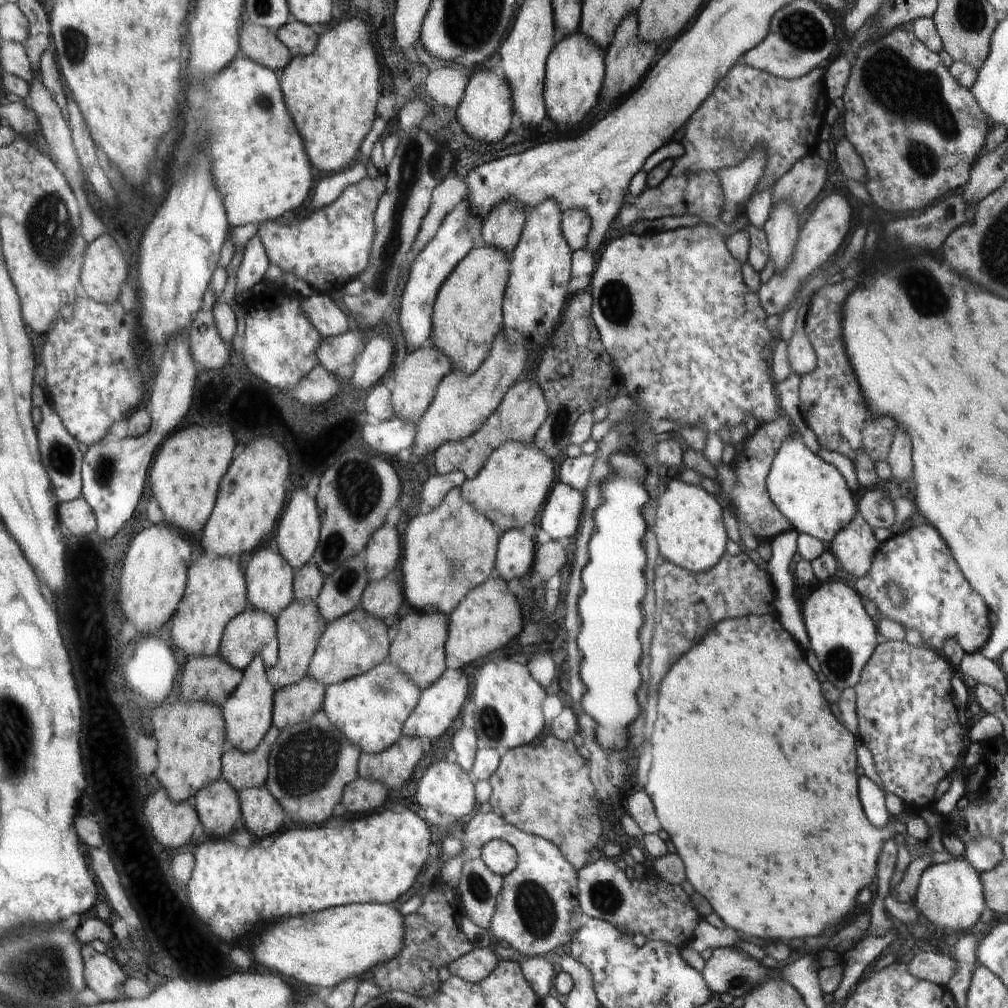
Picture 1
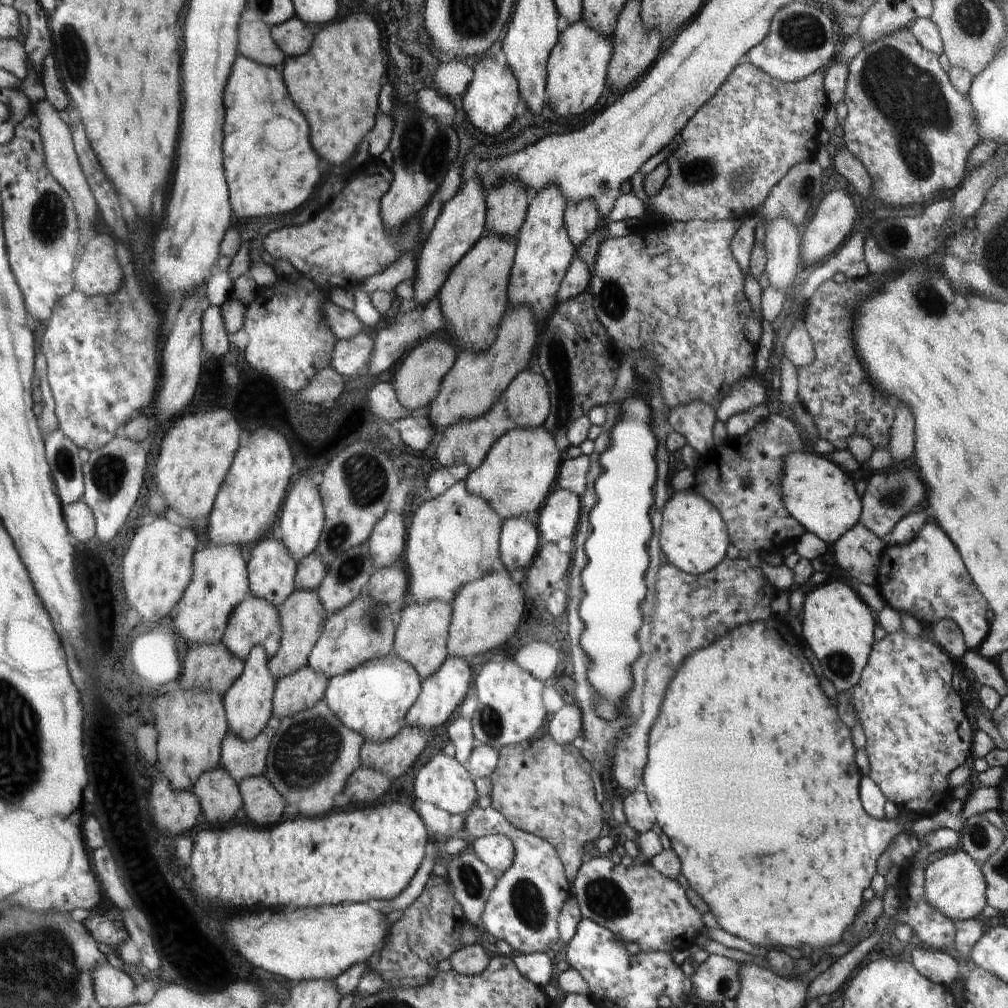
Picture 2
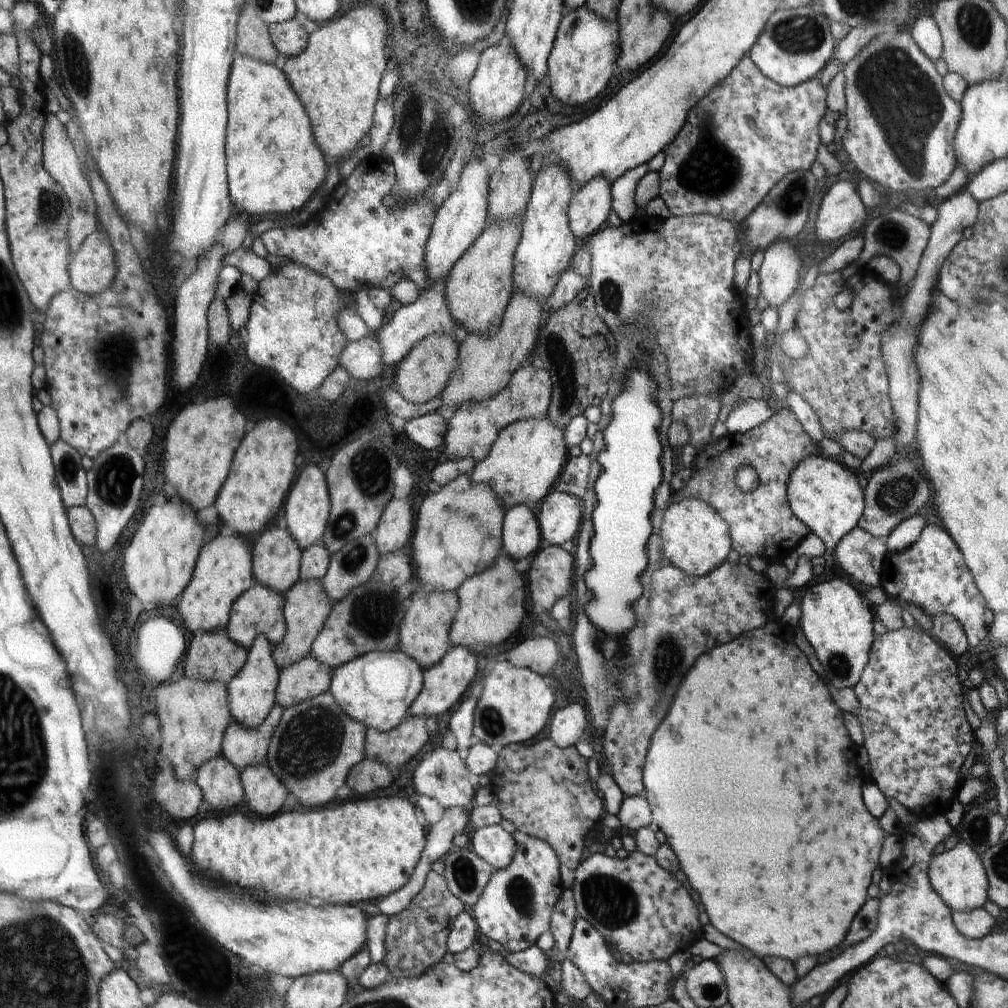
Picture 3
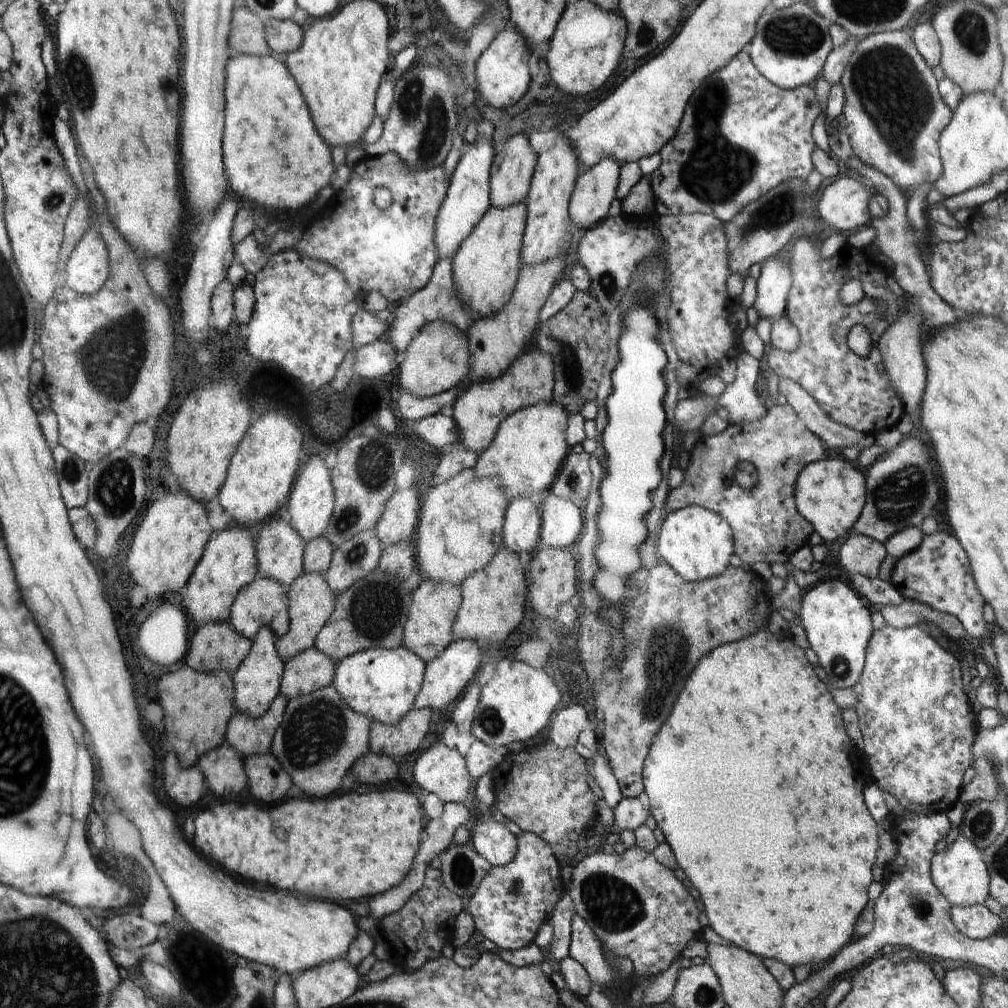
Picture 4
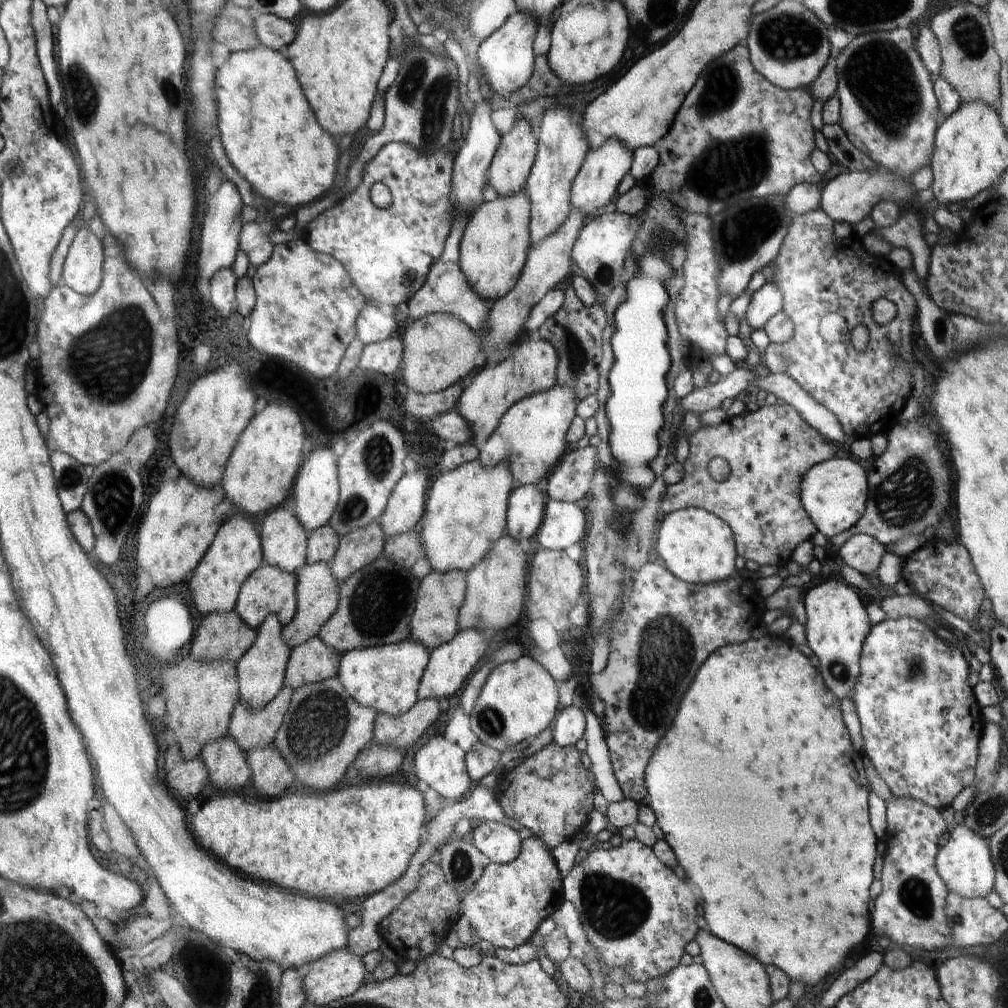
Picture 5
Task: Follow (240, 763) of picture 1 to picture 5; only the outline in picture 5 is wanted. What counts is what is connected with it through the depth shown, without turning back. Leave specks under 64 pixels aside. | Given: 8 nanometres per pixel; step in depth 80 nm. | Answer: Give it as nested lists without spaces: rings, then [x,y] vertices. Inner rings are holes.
[[[283,688],[270,704],[259,711],[251,711],[245,705],[238,704],[228,734],[232,735],[246,752],[256,747],[272,745],[277,730],[283,723],[292,693],[289,688]]]

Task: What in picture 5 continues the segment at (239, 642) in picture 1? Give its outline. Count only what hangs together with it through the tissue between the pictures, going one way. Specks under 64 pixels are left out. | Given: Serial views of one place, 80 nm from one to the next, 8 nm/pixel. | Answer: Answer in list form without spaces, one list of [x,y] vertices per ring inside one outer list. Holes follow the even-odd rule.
[[[266,563],[255,572],[241,587],[240,596],[234,609],[241,621],[253,631],[258,630],[270,616],[276,615],[282,628],[285,628],[297,612],[297,576],[280,566]]]

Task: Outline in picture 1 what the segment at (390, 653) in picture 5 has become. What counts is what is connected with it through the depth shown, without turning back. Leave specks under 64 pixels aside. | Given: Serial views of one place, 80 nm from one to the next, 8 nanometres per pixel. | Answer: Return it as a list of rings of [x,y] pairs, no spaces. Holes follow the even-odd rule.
[[[380,663],[366,674],[325,688],[324,712],[362,753],[381,753],[402,735],[405,720],[418,704],[419,688],[392,663]]]

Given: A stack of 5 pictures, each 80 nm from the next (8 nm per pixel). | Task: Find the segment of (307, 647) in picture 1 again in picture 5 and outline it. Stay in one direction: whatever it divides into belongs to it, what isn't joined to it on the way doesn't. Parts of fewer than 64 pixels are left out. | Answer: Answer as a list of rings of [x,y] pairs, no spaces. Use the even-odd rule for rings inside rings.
[[[306,563],[301,569],[296,570],[295,575],[297,576],[297,612],[293,620],[282,630],[282,638],[290,650],[316,637],[321,626],[337,612],[339,604],[340,583],[337,576],[333,574],[330,563]]]

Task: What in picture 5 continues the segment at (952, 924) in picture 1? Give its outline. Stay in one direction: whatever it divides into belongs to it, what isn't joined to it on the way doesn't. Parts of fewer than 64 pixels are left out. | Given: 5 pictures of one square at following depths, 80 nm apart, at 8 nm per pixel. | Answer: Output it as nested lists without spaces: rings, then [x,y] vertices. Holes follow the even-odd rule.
[[[965,823],[950,828],[938,851],[935,863],[949,891],[963,897],[986,897],[993,891],[995,870],[991,859],[988,840]]]

